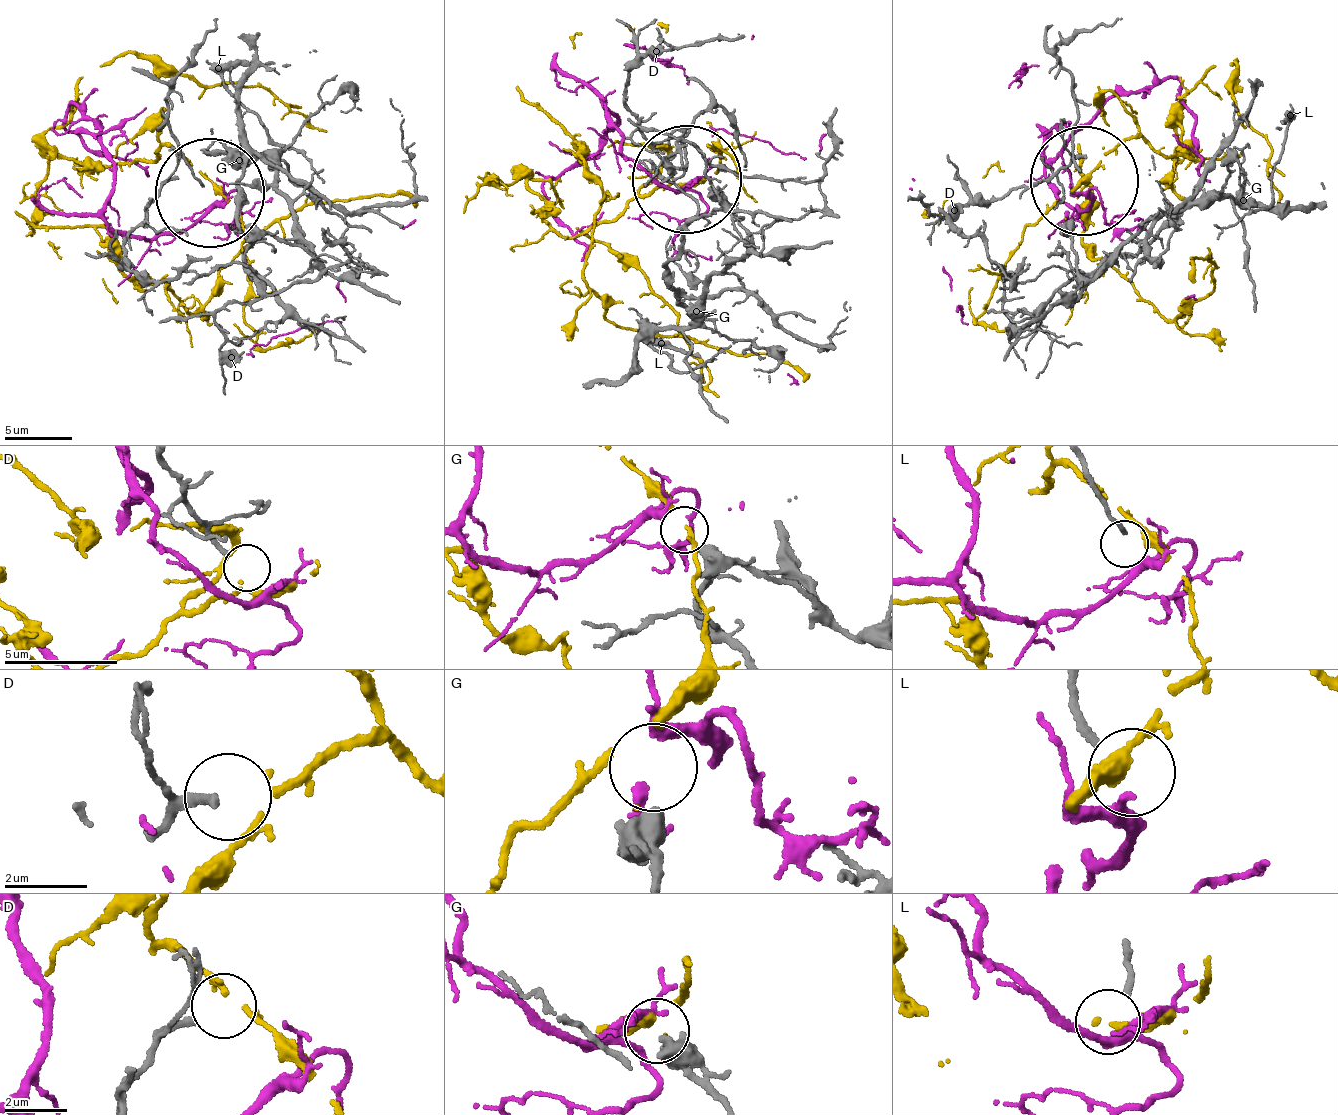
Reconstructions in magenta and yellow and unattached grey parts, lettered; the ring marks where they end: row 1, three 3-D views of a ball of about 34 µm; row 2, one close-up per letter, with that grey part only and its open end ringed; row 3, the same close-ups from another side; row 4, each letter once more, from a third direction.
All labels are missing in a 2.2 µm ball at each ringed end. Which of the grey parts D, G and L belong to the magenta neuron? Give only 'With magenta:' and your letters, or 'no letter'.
With magenta: no letter

